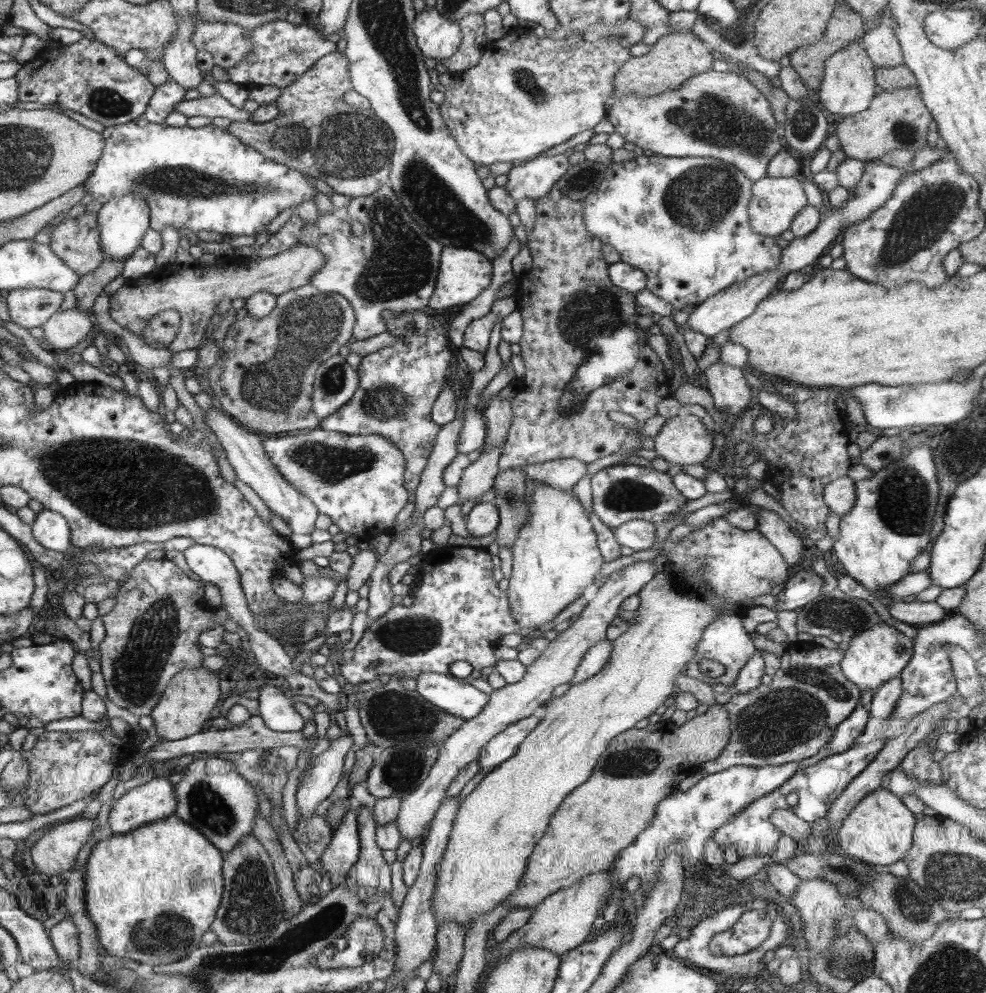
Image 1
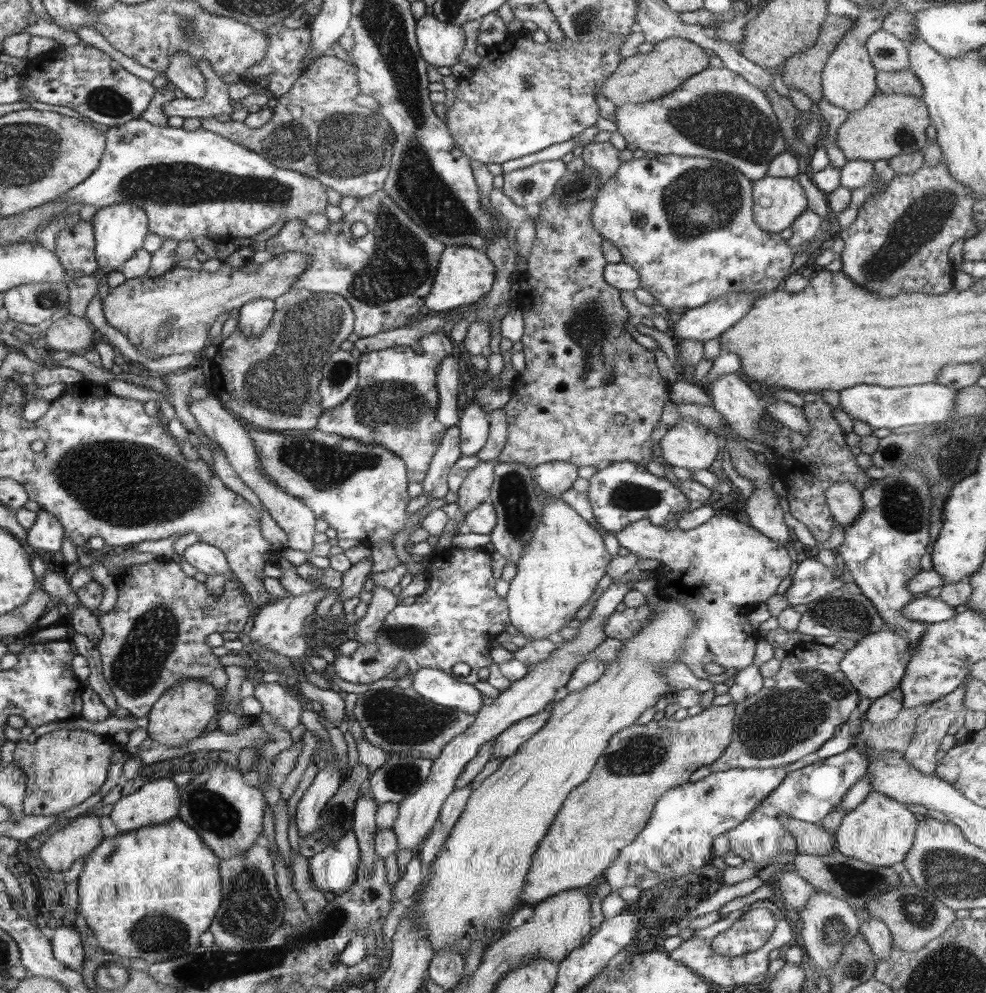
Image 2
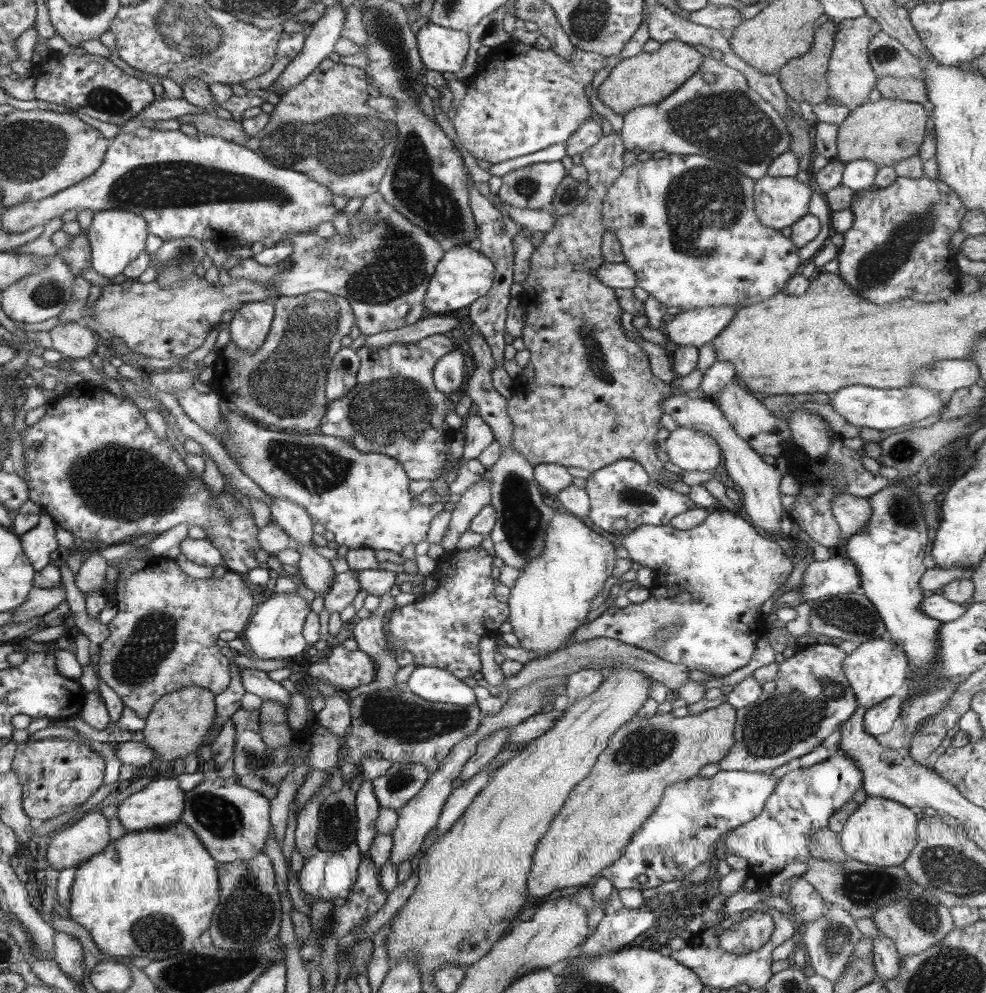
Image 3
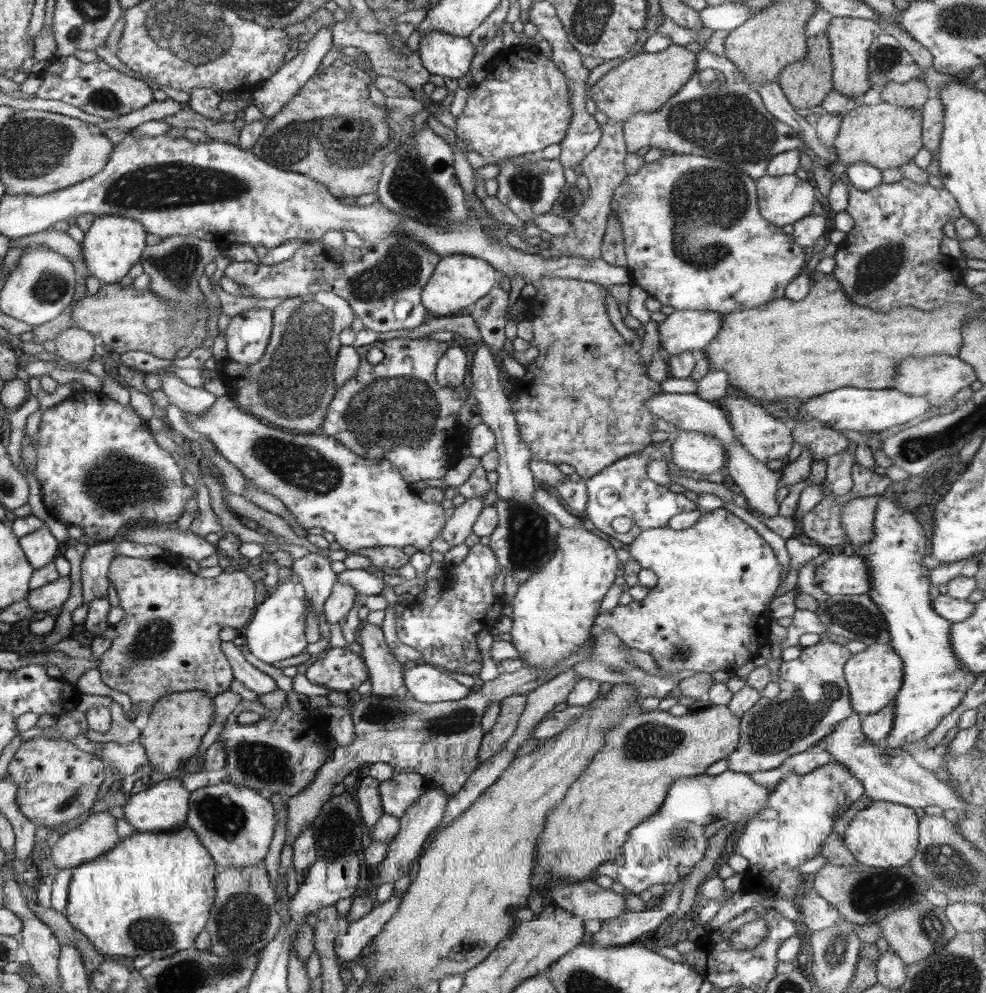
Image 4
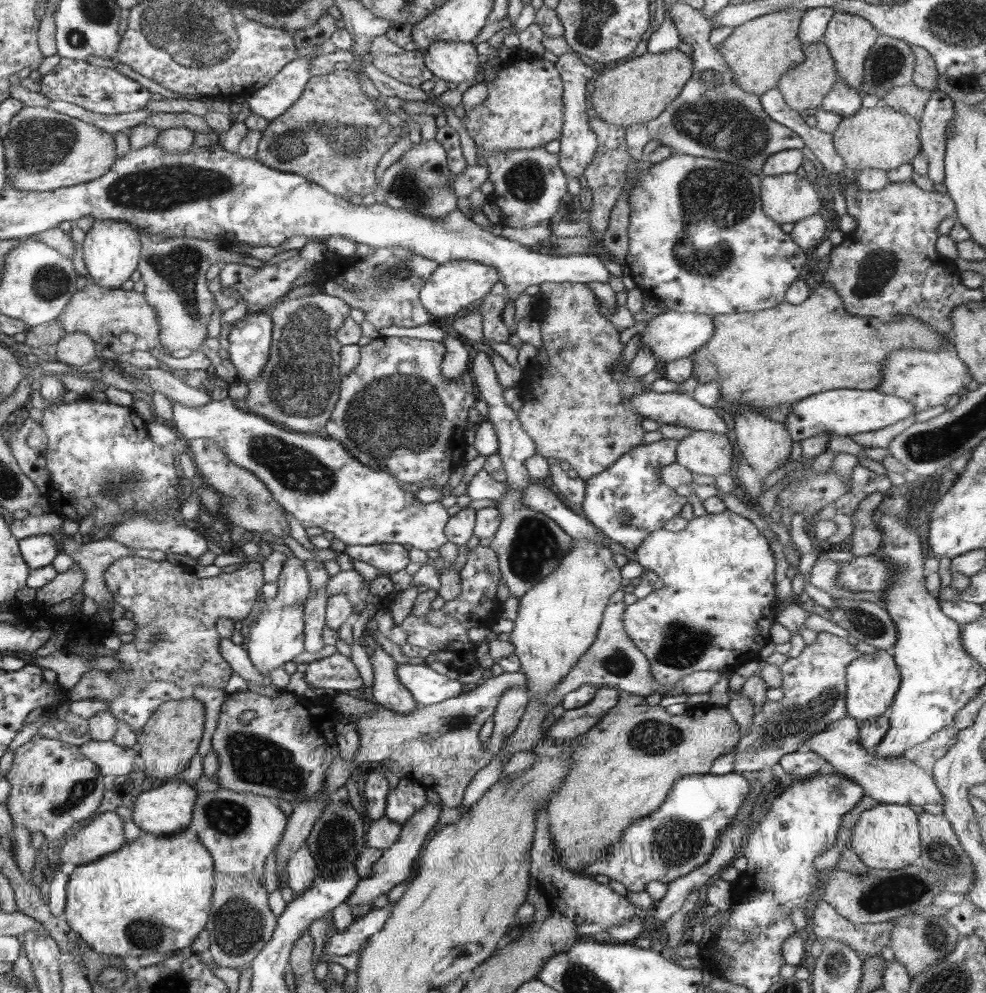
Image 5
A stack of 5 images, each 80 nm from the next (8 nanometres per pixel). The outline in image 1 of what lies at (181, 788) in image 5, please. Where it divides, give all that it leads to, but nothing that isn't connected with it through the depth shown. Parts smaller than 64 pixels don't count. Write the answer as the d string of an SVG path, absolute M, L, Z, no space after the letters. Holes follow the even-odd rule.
M164 777L131 788L112 804L108 826L112 834L126 834L138 827L176 814L176 786Z

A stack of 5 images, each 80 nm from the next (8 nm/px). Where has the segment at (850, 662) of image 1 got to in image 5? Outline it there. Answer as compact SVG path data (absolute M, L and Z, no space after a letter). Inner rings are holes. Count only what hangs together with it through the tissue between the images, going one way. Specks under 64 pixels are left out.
M878 648L875 653L864 653L847 665L845 681L845 703L848 717L863 724L882 716L892 704L894 695L900 686L900 673L891 650Z

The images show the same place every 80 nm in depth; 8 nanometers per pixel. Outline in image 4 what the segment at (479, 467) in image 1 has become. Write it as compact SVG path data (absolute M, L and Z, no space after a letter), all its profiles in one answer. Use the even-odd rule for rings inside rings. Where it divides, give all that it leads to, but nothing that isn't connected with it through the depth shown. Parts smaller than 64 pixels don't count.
M472 497L455 507L454 514L447 521L441 531L441 537L452 546L464 544L464 541L473 533L473 526L484 508L484 497Z

